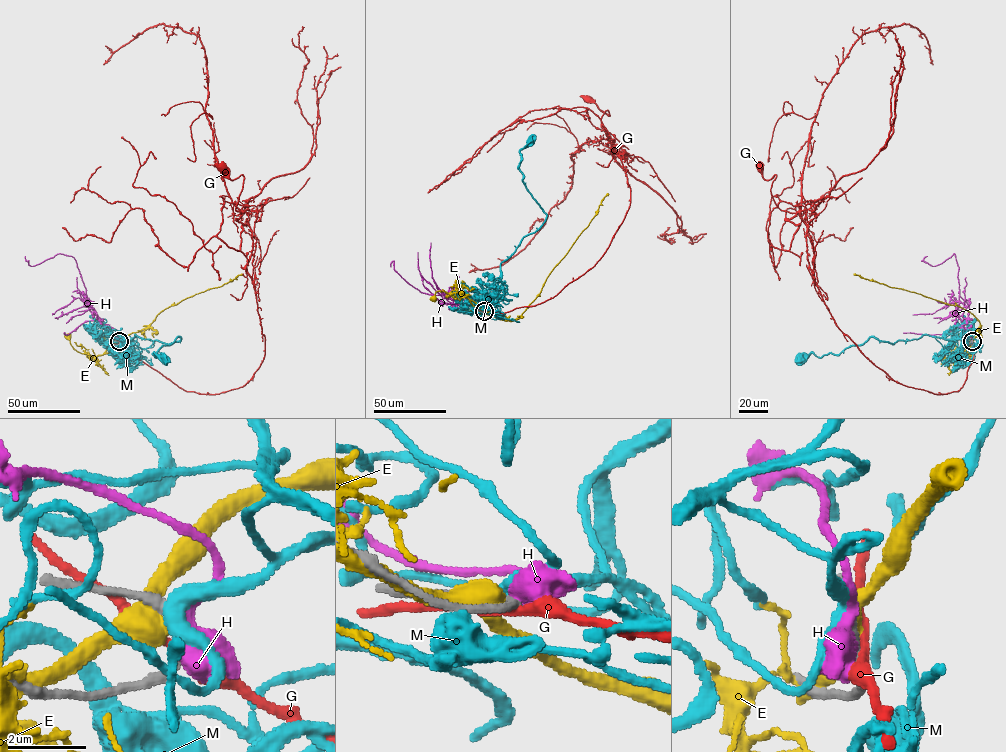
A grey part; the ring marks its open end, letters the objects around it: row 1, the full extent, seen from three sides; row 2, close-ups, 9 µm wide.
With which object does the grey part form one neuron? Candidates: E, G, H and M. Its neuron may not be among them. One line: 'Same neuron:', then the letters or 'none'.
Same neuron: M

